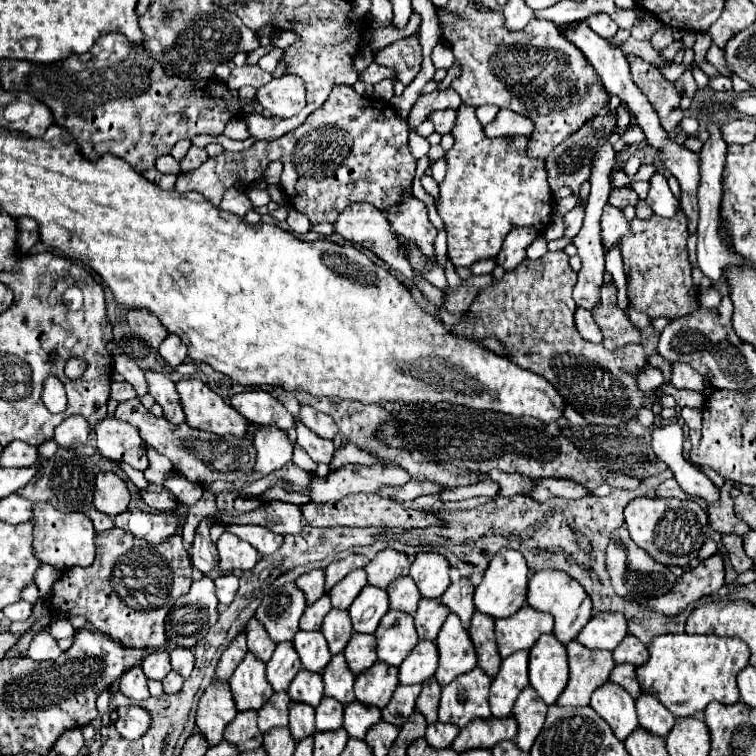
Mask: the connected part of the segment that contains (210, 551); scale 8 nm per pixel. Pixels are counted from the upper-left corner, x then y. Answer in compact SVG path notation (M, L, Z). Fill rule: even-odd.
M203 517L197 531L195 531L195 539L191 545L191 563L193 569L201 571L201 573L209 573L211 569L217 567L219 557L217 557L217 547L209 537L209 529L215 523L215 517Z

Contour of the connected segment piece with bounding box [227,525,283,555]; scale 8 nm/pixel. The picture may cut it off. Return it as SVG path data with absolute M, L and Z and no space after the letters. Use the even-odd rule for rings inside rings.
M227 525L227 531L251 543L261 555L275 553L283 543L281 535L275 535L273 531L267 531L265 527L257 527L257 525Z

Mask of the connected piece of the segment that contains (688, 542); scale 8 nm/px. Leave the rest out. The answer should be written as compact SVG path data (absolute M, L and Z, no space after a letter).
M637 497L625 507L625 523L631 533L631 539L657 563L663 563L667 567L687 567L693 559L697 559L697 553L707 539L709 527L707 511L699 503L677 497Z

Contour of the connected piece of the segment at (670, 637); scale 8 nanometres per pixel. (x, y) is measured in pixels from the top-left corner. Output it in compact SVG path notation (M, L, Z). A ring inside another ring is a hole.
M665 633L649 645L649 661L637 667L637 679L645 693L657 697L675 717L693 717L711 701L737 703L737 673L749 665L749 647L737 637Z

